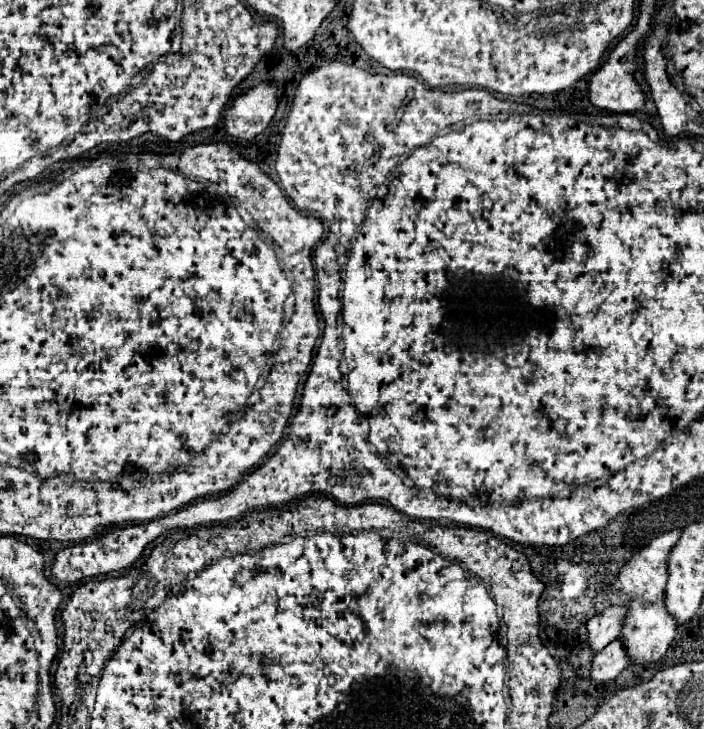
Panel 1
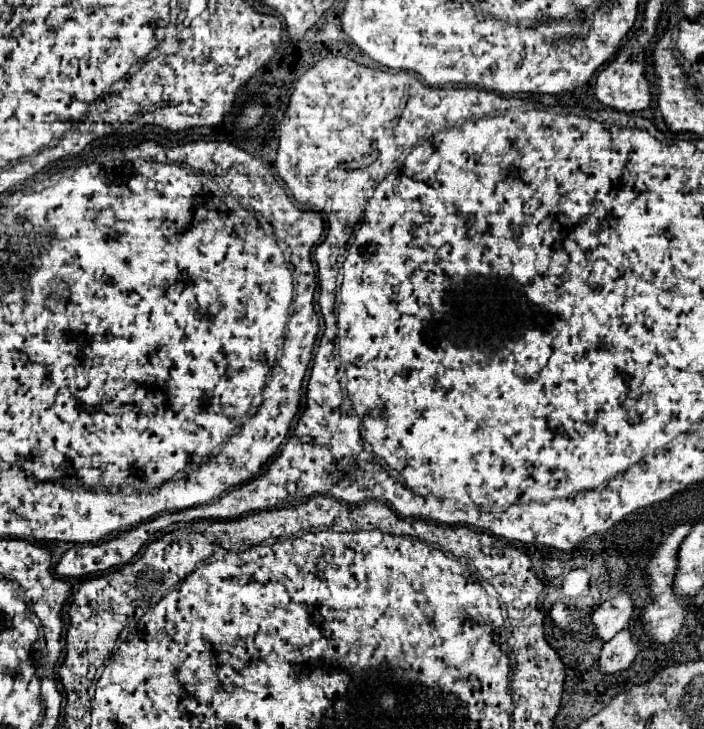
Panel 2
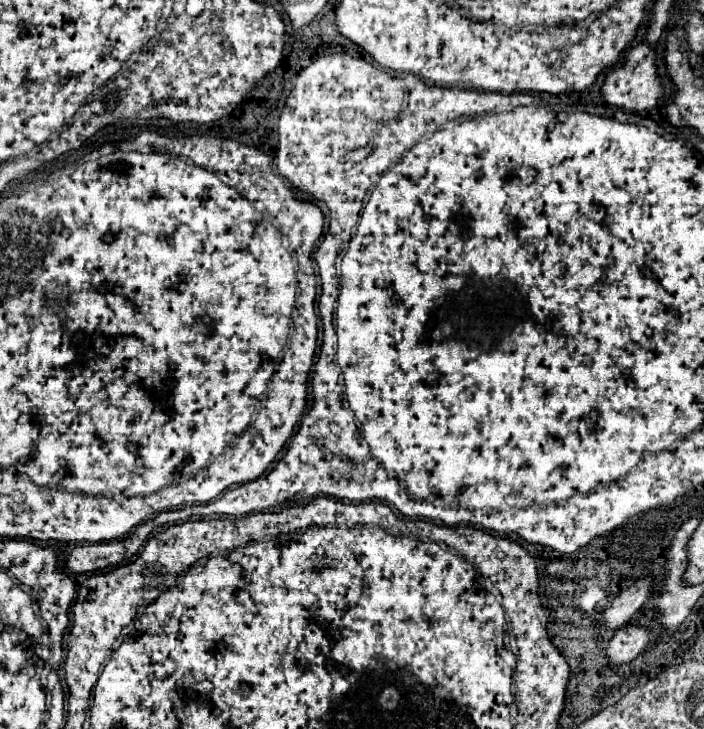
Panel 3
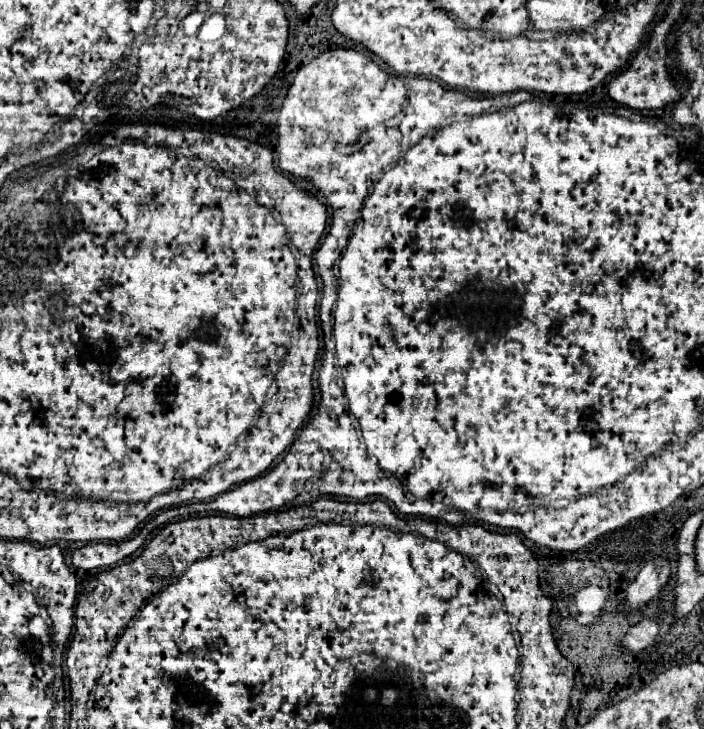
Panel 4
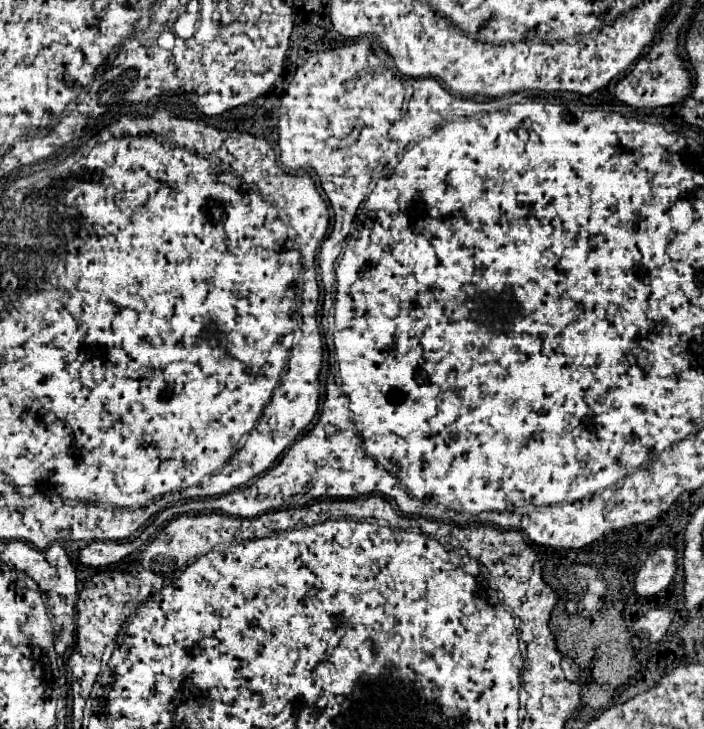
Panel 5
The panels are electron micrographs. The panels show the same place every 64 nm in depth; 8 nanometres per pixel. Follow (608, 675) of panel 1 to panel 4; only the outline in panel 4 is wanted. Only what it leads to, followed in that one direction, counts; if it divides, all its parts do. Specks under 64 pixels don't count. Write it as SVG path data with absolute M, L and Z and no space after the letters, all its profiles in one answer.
M646 618L634 626L630 626L630 630L626 632L626 636L622 636L620 646L632 654L642 652L650 642L654 642L656 634L658 634L658 620L656 618Z

